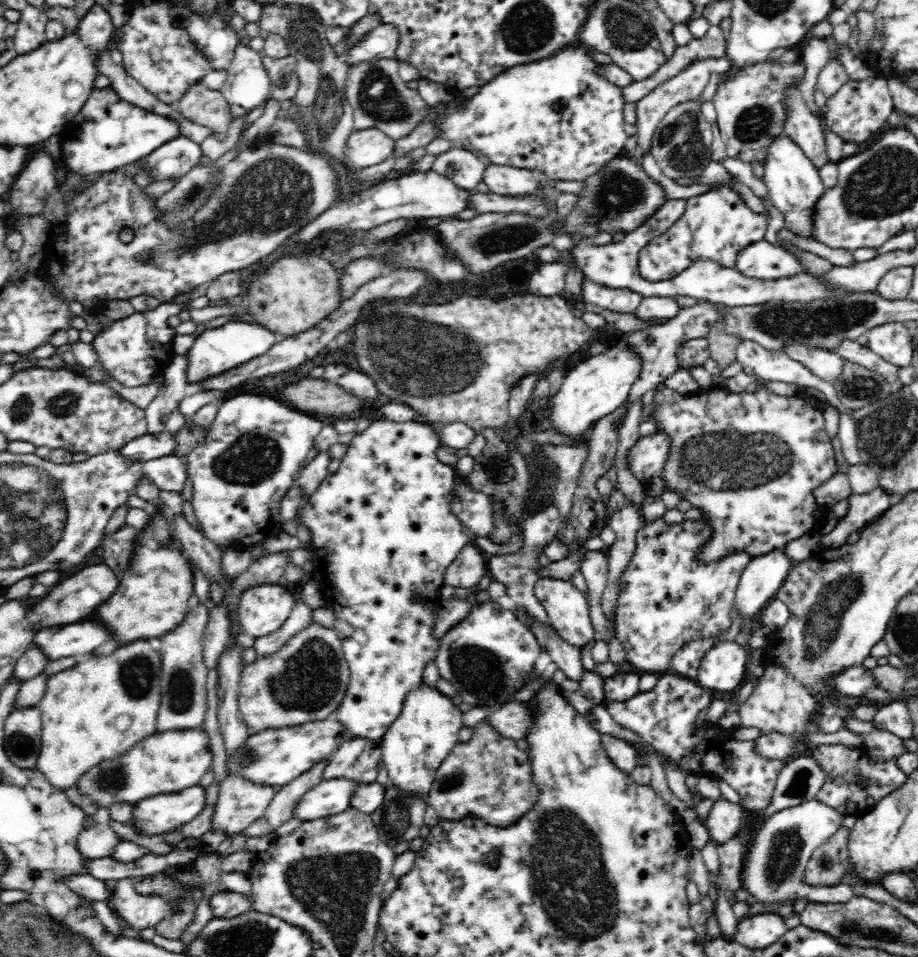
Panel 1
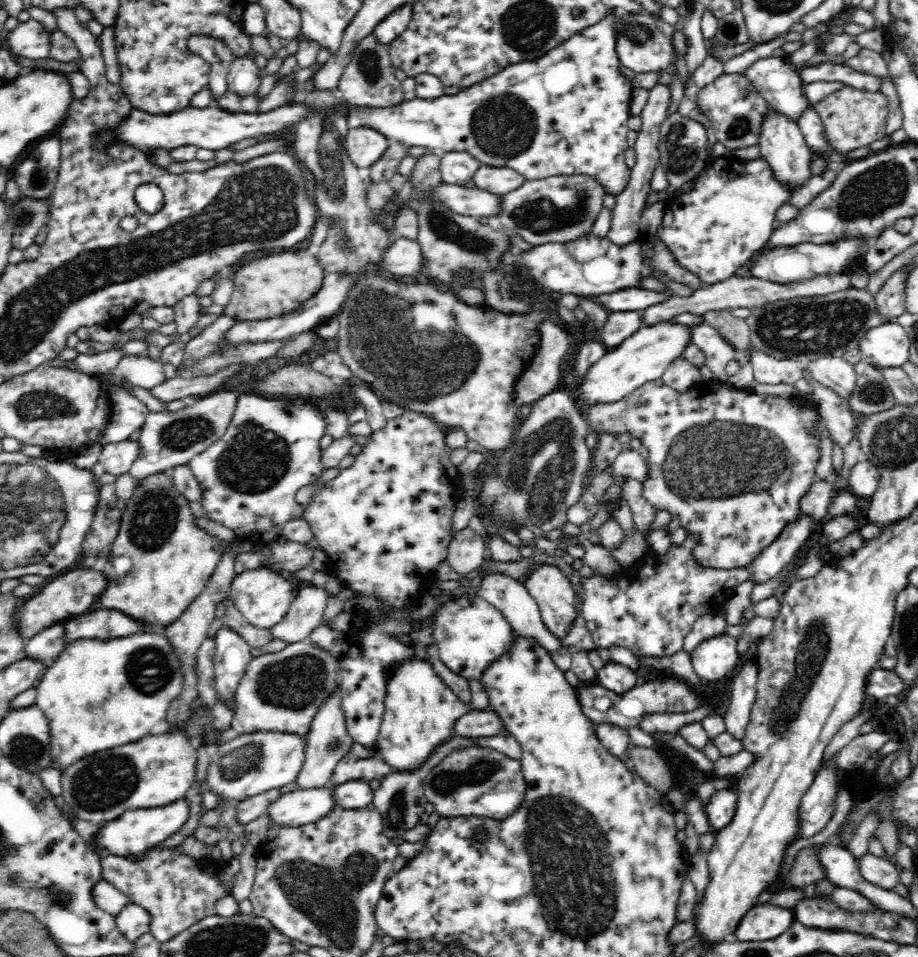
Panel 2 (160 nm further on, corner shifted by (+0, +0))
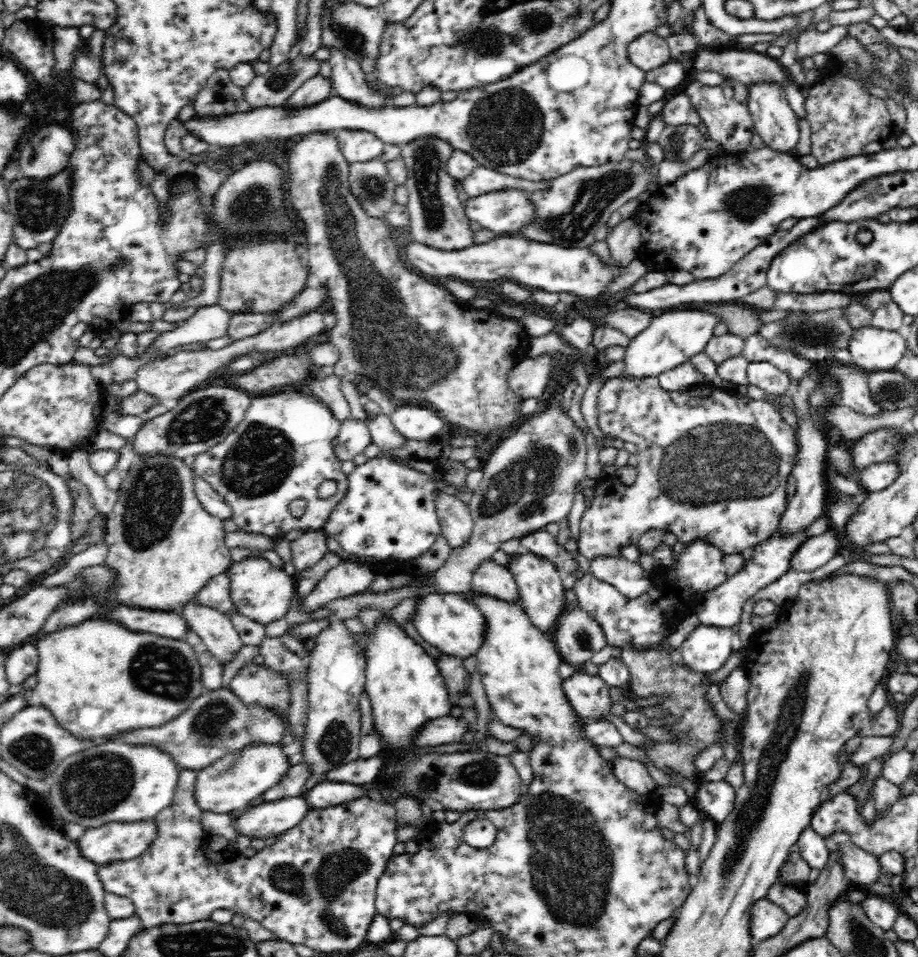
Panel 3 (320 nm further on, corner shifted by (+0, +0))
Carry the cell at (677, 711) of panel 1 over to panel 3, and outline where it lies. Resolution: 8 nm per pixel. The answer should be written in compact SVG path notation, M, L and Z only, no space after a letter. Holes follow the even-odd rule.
M574 672L562 680L562 691L572 705L572 711L579 717L598 718L602 714L610 714L612 698L608 684L600 675L590 676Z

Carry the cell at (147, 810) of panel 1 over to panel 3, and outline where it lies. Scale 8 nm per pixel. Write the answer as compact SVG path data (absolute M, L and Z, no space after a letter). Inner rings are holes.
M152 819L138 822L109 822L102 826L86 829L77 840L80 853L90 862L100 866L116 861L132 860L148 850L156 838L156 823Z

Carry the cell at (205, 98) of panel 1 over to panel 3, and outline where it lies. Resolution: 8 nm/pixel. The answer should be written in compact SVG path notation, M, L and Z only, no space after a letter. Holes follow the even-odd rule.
M299 54L294 60L286 60L279 66L270 64L265 74L256 75L246 87L246 101L256 108L284 106L304 82L320 74L321 62L313 54Z

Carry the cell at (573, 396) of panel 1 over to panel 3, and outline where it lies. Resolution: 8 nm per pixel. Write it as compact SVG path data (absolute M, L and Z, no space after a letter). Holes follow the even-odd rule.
M694 308L655 313L650 324L637 337L631 338L623 358L626 362L623 377L631 380L644 376L657 377L689 361L695 354L704 353L708 341L714 336L714 329L721 321L713 312Z

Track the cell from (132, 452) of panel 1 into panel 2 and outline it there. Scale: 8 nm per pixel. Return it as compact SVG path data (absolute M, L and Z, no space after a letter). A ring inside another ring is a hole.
M129 439L102 445L97 462L108 474L120 475L128 472L133 460L138 456L138 441Z

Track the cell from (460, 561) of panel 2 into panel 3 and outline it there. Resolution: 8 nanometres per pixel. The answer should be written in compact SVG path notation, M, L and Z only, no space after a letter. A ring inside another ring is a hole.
M436 490L434 496L441 535L452 549L466 545L474 527L469 506L459 498L454 498L443 491Z

